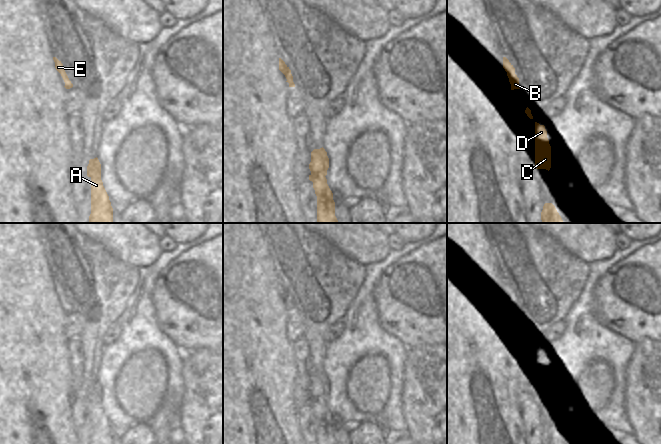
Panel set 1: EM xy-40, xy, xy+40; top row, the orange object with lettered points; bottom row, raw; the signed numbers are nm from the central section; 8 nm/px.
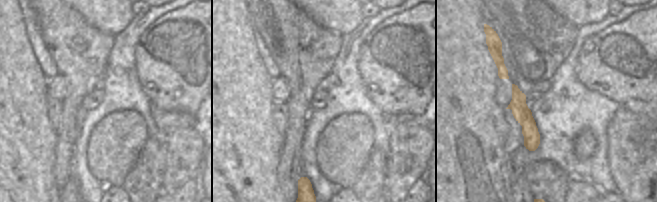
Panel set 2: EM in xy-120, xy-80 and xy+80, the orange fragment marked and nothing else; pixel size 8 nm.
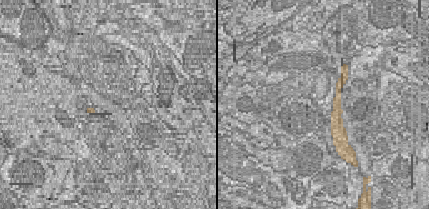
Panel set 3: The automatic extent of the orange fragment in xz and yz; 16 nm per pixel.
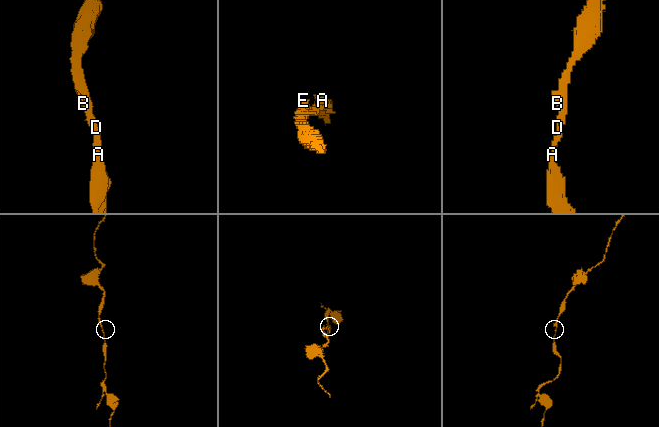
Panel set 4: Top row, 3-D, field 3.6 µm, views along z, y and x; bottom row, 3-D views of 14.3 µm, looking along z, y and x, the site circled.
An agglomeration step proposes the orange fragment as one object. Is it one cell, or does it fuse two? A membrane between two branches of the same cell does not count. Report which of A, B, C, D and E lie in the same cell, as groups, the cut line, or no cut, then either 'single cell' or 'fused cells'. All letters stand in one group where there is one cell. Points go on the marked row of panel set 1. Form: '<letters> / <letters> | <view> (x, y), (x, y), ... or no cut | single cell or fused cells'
A B C D E | no cut | single cell

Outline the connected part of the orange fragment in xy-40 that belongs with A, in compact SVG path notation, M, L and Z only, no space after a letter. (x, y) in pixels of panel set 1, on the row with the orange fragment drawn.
M97 157L89 160L87 176L91 178L89 223L113 223L113 208L101 180L101 164Z

